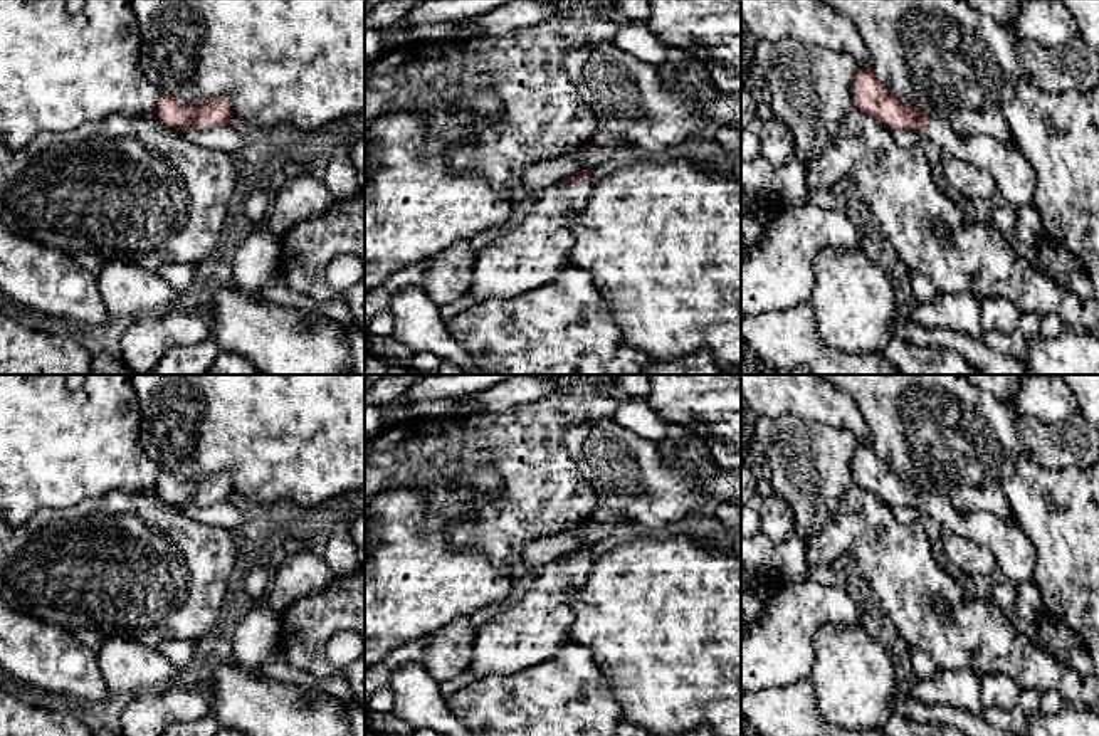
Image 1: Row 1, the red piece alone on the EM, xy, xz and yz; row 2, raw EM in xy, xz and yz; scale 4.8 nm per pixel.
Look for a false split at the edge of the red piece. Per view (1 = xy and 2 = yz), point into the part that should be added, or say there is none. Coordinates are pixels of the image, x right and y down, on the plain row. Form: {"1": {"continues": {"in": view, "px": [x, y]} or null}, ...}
{"1": {"continues": null}, "2": {"continues": {"in": "yz", "px": [1014, 552]}}}

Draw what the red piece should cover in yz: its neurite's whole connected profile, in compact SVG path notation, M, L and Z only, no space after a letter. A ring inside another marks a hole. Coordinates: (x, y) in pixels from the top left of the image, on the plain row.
M870 444L855 450L850 471L855 486L872 492L887 506L914 506L934 518L943 529L970 538L991 551L1008 583L1032 581L1035 548L1013 518L1002 519L988 511L958 513L944 496L901 477L874 454Z

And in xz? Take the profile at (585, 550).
M581 546L561 561L543 565L528 593L476 630L469 672L479 679L514 674L556 655L571 642L575 612L570 588L583 586L592 573L593 546Z

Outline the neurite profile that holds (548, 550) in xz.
M593 521L580 529L568 529L531 543L523 553L523 560L531 570L529 576L534 576L543 565L561 561L581 546L595 546L613 533L613 523L602 524Z

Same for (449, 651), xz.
M467 615L442 625L429 635L422 665L440 684L467 672L472 659L476 630Z

